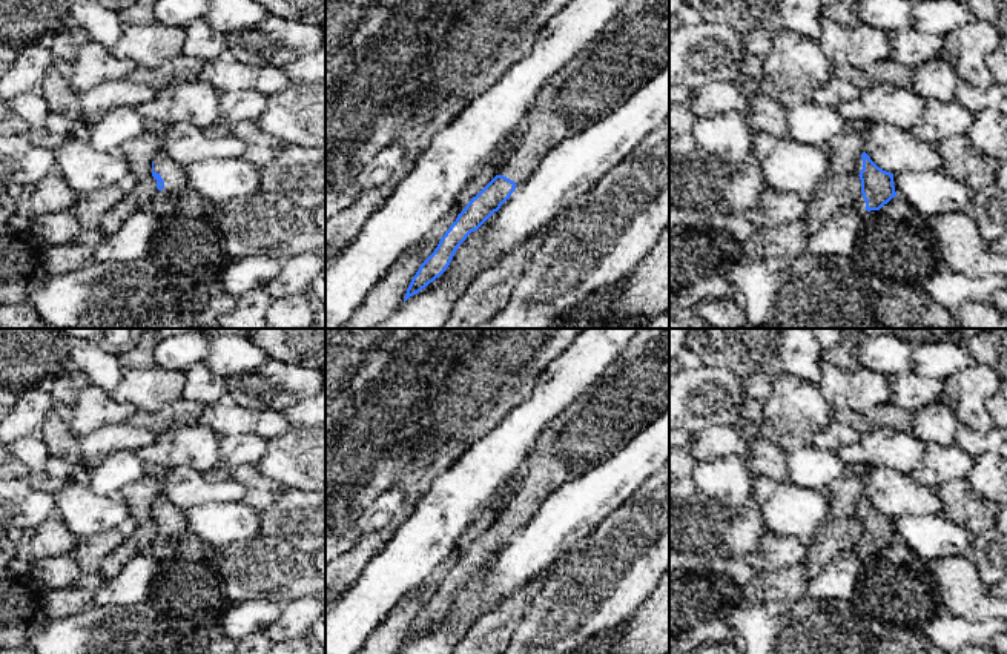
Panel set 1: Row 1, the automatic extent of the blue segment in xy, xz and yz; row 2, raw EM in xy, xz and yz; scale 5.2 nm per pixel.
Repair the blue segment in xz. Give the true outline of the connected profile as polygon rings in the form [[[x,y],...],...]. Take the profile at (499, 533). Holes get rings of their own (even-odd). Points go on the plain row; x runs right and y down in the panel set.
[[[639,329],[617,361],[539,436],[522,482],[497,519],[465,550],[434,596],[413,620],[404,645],[419,637],[450,609],[457,591],[511,540],[534,511],[565,482],[602,465],[639,431],[669,408],[669,329]]]

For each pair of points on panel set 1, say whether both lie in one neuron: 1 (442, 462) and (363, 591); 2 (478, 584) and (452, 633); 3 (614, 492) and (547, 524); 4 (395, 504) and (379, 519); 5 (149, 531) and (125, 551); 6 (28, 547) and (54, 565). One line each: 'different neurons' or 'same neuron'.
1: different neurons
2: same neuron
3: same neuron
4: same neuron
5: same neuron
6: different neurons

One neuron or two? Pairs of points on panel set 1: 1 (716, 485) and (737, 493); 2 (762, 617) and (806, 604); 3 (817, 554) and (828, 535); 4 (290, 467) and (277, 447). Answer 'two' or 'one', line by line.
1: one
2: one
3: one
4: one

